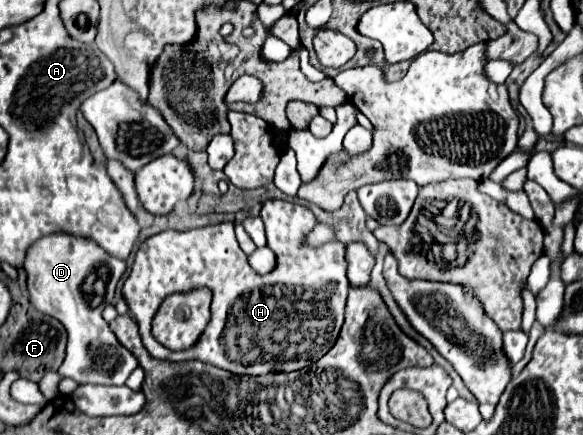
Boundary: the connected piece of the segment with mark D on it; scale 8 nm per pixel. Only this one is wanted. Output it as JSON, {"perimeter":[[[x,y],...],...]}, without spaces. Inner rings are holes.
{"perimeter":[[[52,232],[36,240],[26,250],[24,268],[28,272],[32,306],[44,314],[50,314],[52,318],[58,318],[68,332],[66,358],[58,372],[64,378],[76,380],[78,384],[122,386],[138,366],[138,360],[116,340],[102,318],[102,310],[112,302],[114,288],[126,270],[126,262],[110,256],[102,246],[96,246],[92,238],[72,236],[68,232]],[[88,278],[94,278],[90,286],[86,284]]]}

